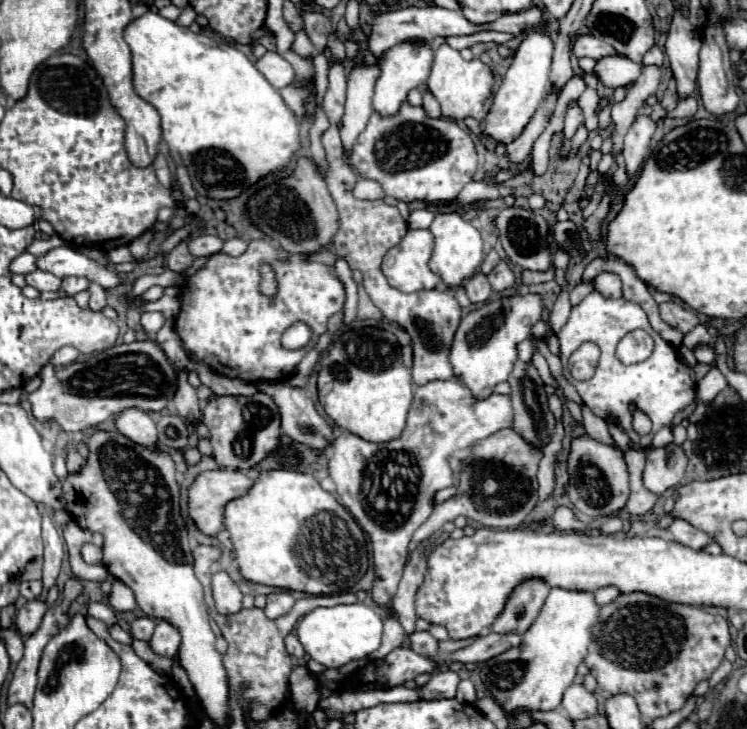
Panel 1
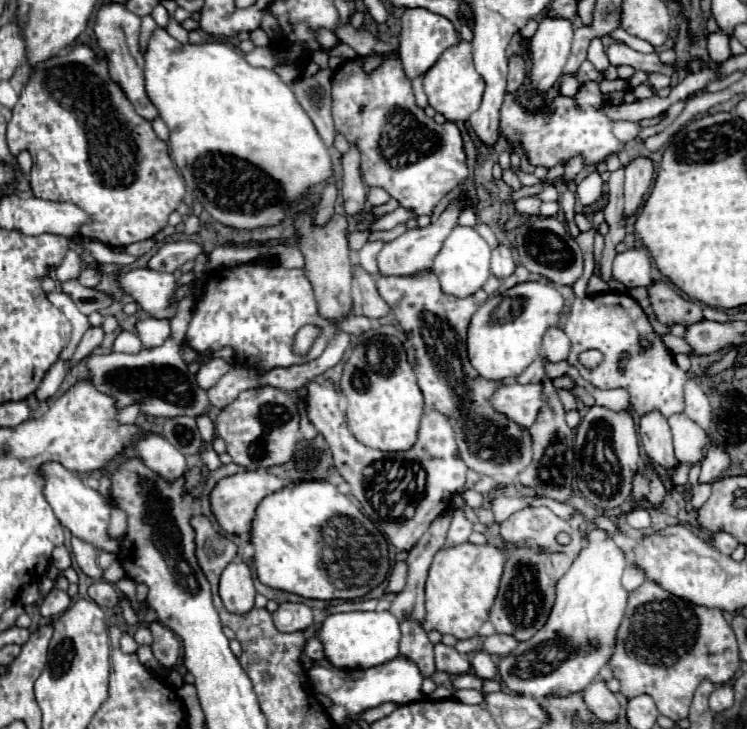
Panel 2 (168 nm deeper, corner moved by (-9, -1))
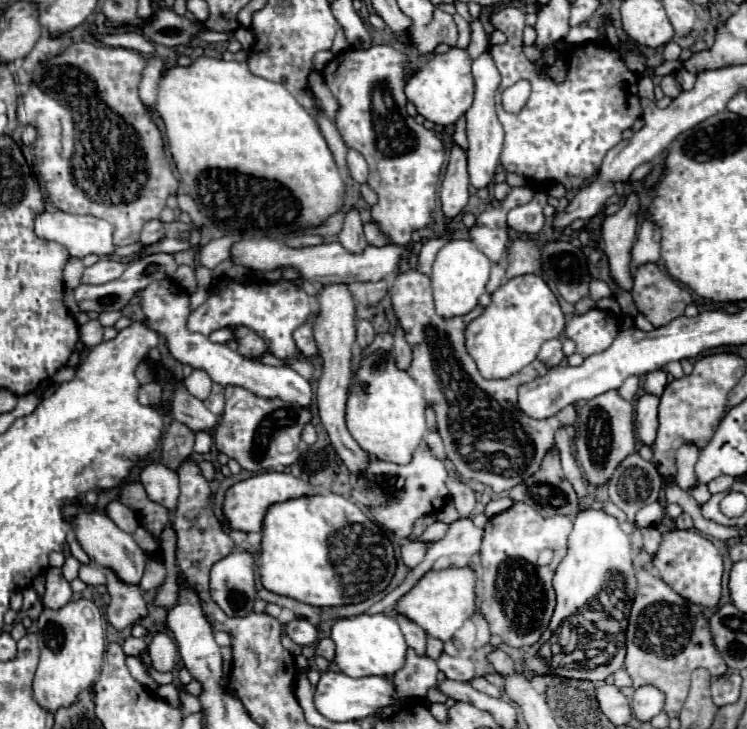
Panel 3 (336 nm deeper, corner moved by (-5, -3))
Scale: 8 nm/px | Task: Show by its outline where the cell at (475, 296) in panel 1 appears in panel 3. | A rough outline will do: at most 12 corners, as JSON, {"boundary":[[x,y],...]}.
{"boundary":[[504,264],[492,266],[492,276],[486,286],[494,292],[504,282]]}

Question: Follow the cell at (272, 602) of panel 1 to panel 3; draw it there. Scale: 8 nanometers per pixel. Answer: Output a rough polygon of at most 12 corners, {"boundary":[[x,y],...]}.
{"boundary":[[290,620],[288,636],[298,646],[310,646],[318,630],[310,620]]}

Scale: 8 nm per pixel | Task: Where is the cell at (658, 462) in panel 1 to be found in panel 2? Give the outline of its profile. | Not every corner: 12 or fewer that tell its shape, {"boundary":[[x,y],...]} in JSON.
{"boundary":[[650,412],[640,420],[640,442],[658,466],[672,470],[678,458],[666,418]]}

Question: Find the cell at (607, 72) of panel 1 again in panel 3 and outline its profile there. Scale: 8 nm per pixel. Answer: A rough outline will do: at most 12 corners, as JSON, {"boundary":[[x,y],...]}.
{"boundary":[[672,74],[664,76],[660,86],[672,100],[680,94],[680,86]]}

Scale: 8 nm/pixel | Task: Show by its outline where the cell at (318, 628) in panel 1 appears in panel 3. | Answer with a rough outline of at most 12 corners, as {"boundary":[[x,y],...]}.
{"boundary":[[396,618],[334,622],[334,662],[348,676],[392,678],[408,644]]}

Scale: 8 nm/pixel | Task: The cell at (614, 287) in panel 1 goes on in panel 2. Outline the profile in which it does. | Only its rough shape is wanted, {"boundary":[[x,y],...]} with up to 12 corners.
{"boundary":[[644,248],[614,258],[612,278],[626,286],[652,282],[652,260]]}

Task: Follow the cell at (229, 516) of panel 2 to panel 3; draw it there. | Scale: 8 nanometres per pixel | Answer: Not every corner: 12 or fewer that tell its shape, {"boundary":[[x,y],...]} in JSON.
{"boundary":[[286,472],[234,484],[224,498],[228,524],[260,532],[272,504],[318,494]]}

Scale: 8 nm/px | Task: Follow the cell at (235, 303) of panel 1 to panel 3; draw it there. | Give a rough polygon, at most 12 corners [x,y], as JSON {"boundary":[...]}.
{"boundary":[[220,282],[192,332],[246,324],[274,356],[298,358],[292,332],[312,312],[292,282]]}

